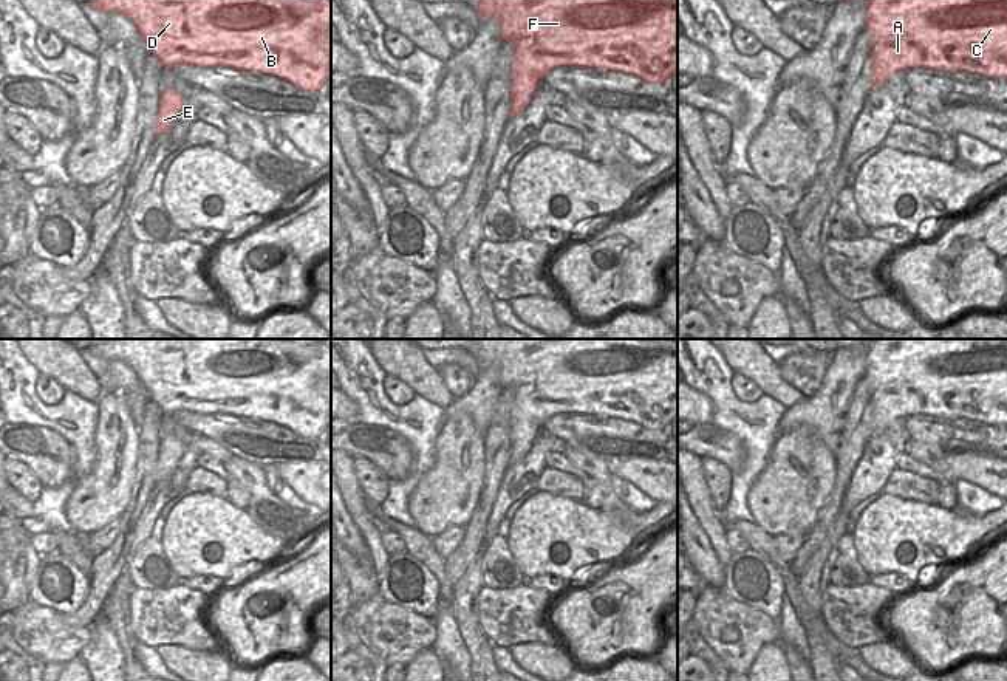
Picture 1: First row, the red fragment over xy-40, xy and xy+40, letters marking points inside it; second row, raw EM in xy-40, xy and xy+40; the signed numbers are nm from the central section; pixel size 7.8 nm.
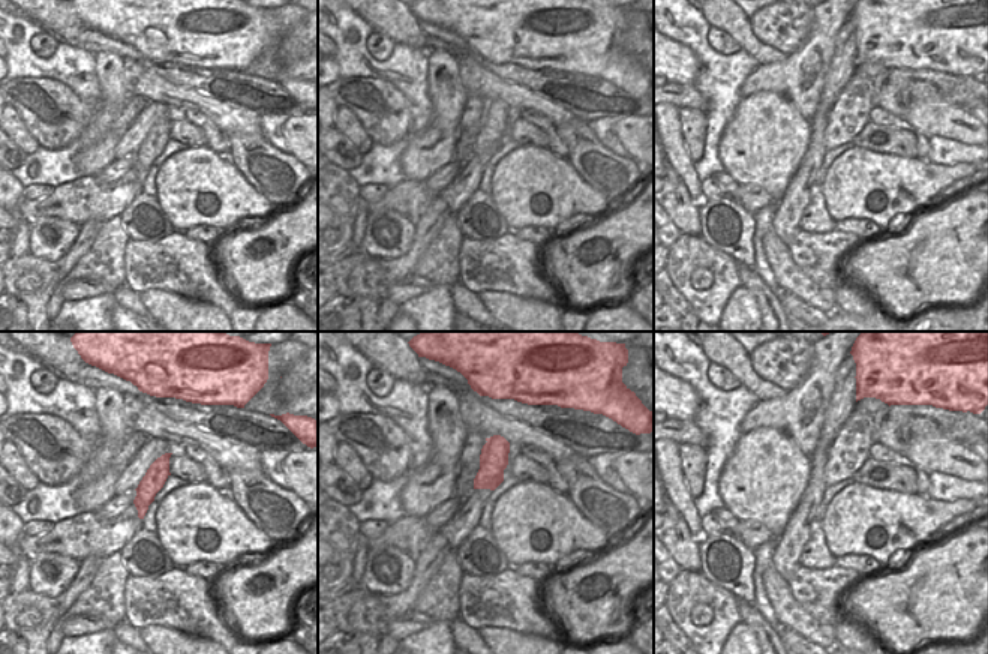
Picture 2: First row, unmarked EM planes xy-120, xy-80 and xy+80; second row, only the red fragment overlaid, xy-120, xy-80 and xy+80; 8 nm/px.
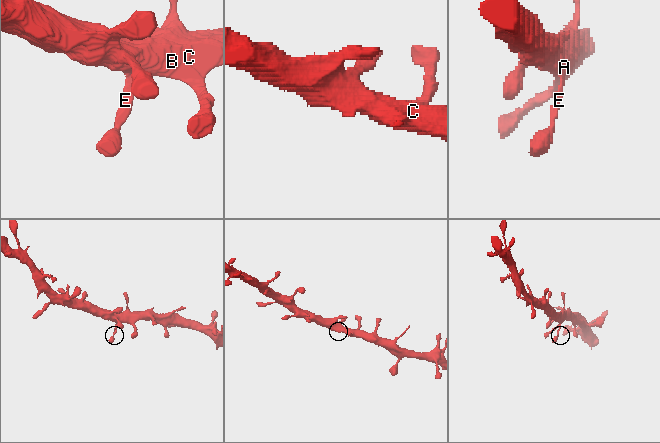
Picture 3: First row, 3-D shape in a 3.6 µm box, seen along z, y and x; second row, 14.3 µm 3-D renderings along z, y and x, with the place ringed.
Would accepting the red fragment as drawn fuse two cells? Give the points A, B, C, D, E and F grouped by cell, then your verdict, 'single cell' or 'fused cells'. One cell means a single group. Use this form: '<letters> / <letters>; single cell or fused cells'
A B C D E F; single cell

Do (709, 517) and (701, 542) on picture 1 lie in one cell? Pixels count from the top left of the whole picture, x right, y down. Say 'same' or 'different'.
different

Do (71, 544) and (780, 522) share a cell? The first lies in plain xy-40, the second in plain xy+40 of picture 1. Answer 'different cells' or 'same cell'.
different cells

